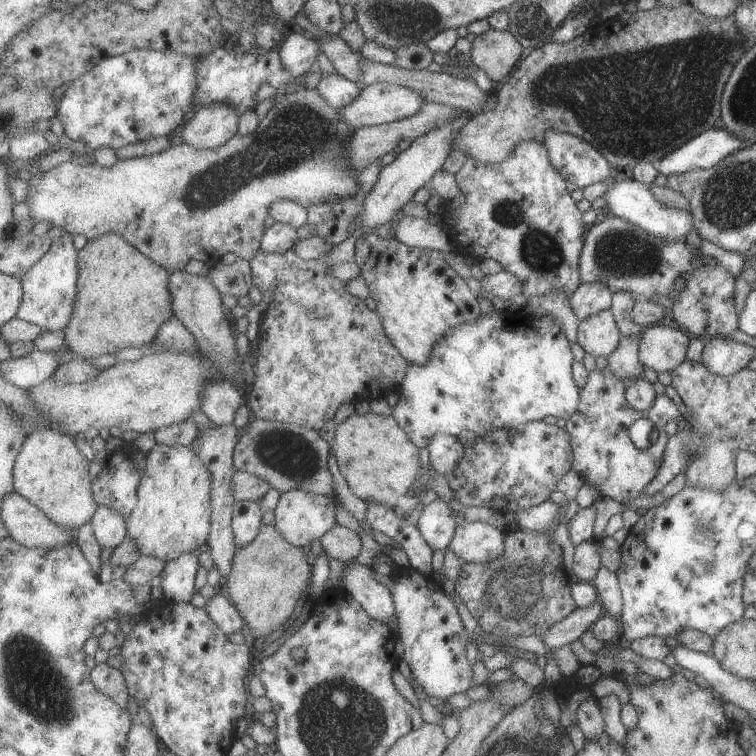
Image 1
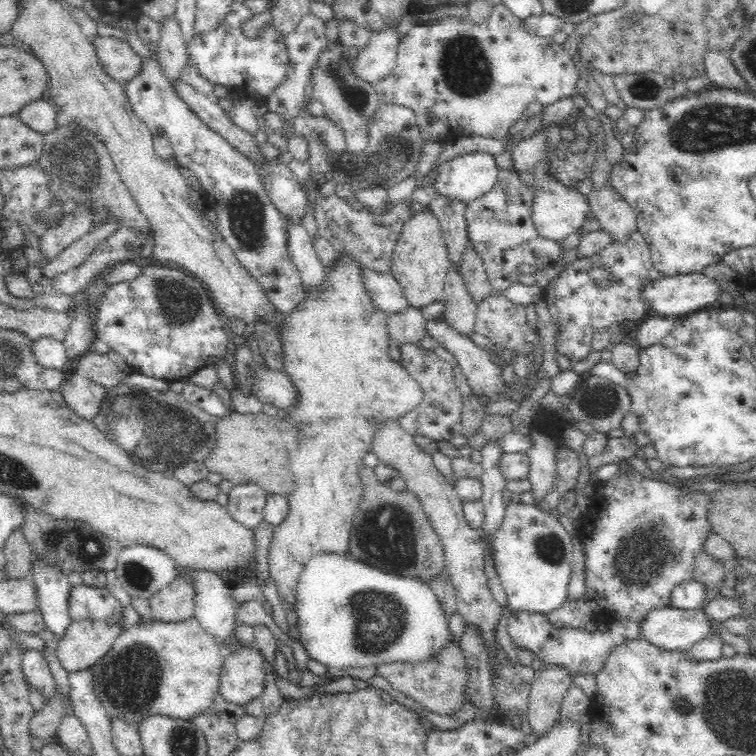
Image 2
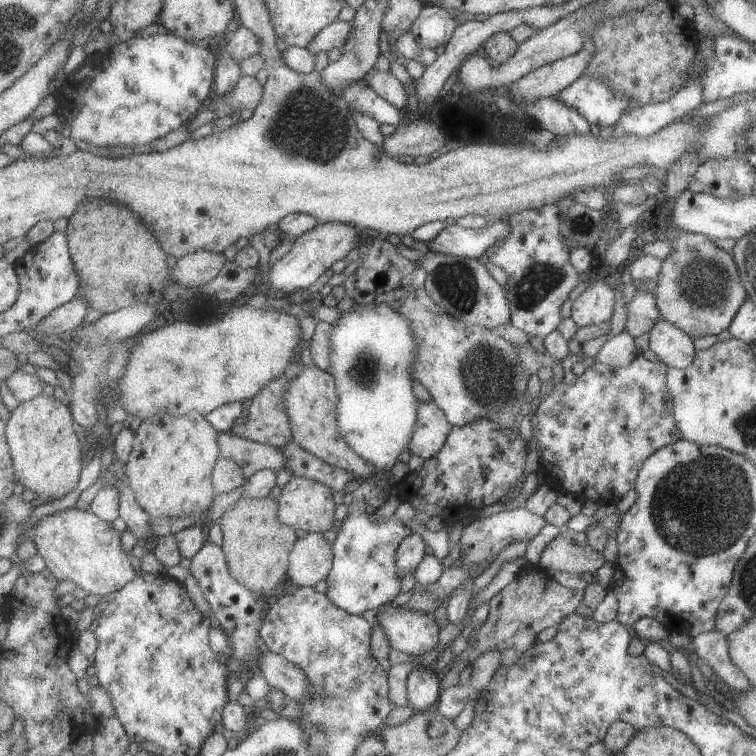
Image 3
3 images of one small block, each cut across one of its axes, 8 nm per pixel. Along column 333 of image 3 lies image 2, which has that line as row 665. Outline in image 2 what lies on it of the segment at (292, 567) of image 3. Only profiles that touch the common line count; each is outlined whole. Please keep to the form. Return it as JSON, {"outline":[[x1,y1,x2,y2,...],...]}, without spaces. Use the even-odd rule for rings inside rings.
{"outline":[[546,664,531,681,527,718,532,732,542,734,554,724,573,677,565,664]]}

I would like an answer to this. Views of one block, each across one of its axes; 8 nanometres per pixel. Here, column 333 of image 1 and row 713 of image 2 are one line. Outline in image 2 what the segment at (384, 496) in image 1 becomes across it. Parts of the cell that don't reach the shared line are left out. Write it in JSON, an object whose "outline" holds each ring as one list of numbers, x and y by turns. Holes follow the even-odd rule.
{"outline":[[454,640,446,642,438,652,434,652,426,660,418,660,418,662,392,660,384,664,376,664,375,667,377,674,386,678,394,690,399,690,412,698,429,712,452,715,461,708,468,671,466,671,462,649]]}

